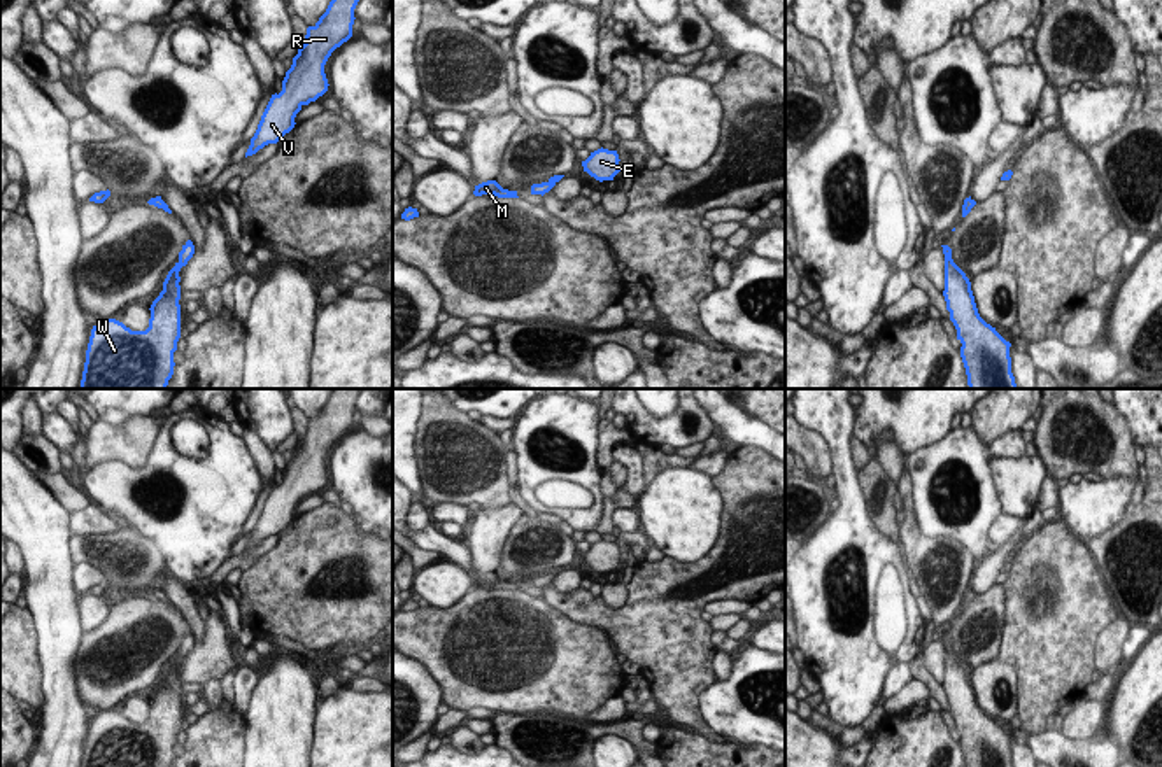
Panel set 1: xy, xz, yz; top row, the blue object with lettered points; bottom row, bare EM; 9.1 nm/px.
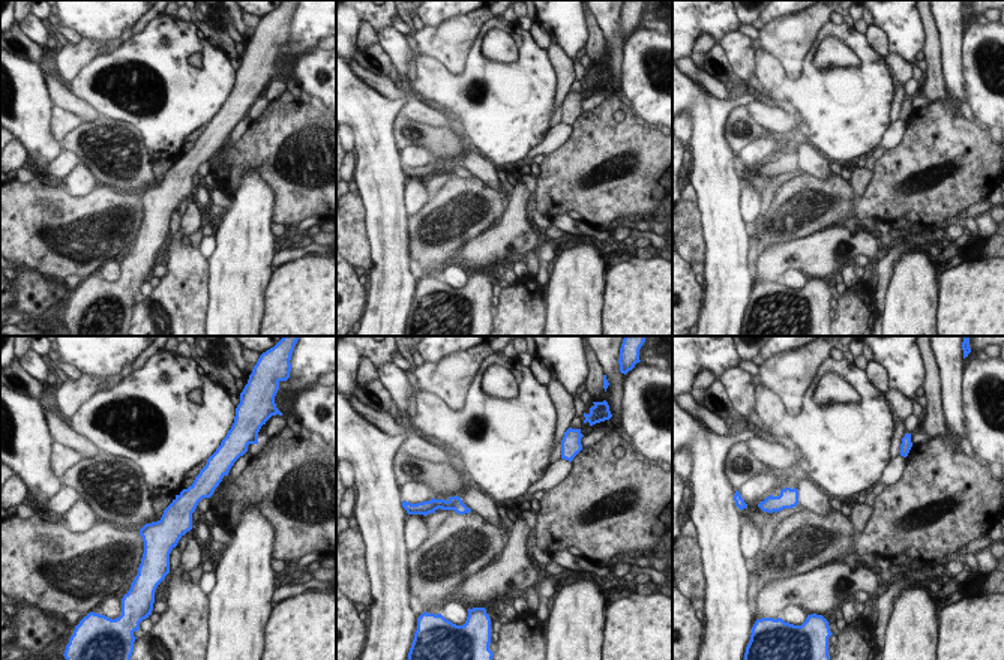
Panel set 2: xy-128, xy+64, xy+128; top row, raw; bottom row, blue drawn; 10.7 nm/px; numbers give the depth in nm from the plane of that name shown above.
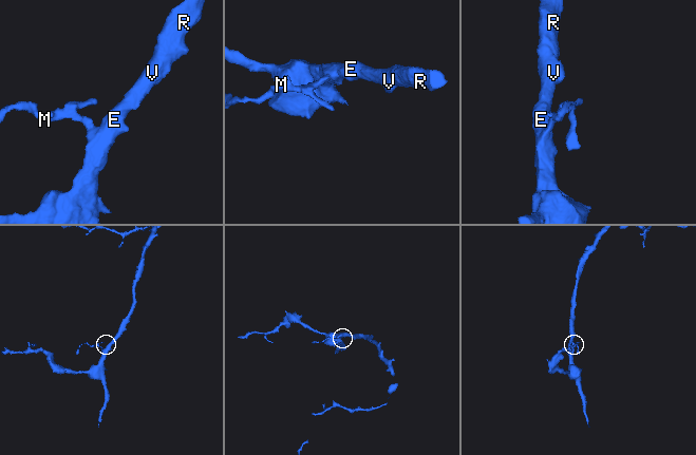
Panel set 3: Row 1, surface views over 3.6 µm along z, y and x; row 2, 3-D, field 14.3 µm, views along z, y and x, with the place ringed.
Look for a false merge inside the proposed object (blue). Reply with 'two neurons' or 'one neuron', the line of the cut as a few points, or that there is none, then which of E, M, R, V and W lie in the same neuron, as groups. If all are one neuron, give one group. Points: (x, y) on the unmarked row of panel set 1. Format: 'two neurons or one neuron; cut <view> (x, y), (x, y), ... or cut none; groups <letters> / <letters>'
one neuron; cut none; groups E M R V W

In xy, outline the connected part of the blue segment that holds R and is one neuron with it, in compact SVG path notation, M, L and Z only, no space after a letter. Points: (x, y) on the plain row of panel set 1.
M333 389L319 413L307 420L305 436L286 464L282 483L272 487L245 550L268 536L277 536L294 520L294 510L301 499L328 483L324 457L331 445L352 429L354 401L359 391Z

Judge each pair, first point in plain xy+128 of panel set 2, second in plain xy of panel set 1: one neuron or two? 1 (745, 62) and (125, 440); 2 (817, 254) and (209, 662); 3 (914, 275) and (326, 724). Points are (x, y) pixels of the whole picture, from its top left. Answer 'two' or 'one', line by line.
1: two
2: one
3: two

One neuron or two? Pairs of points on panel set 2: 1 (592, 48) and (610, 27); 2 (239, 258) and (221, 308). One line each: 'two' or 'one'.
1: two
2: one

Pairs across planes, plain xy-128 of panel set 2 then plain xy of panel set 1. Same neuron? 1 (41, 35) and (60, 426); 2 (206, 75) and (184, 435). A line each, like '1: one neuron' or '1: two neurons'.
1: one neuron
2: two neurons

